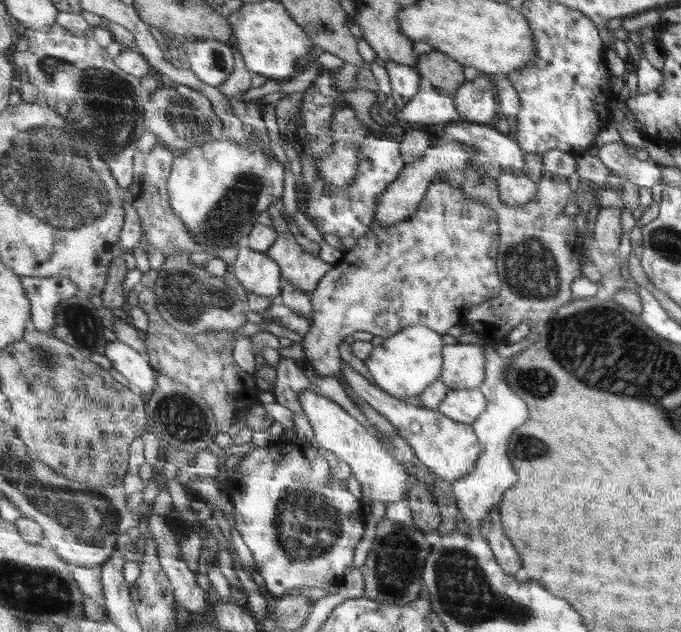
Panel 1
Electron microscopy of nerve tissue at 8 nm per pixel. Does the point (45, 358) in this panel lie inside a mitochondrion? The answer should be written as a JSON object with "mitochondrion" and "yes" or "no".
{"mitochondrion":"yes"}

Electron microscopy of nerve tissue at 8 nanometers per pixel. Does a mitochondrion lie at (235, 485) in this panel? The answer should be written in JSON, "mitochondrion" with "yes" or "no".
{"mitochondrion":"no"}

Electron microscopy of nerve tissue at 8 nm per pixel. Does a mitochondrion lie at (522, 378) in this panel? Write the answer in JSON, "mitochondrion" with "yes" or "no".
{"mitochondrion":"yes"}

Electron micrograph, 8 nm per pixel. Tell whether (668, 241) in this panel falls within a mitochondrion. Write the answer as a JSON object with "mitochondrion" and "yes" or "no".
{"mitochondrion":"yes"}

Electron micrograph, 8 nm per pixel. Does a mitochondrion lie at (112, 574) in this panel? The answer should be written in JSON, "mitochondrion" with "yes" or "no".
{"mitochondrion":"no"}

